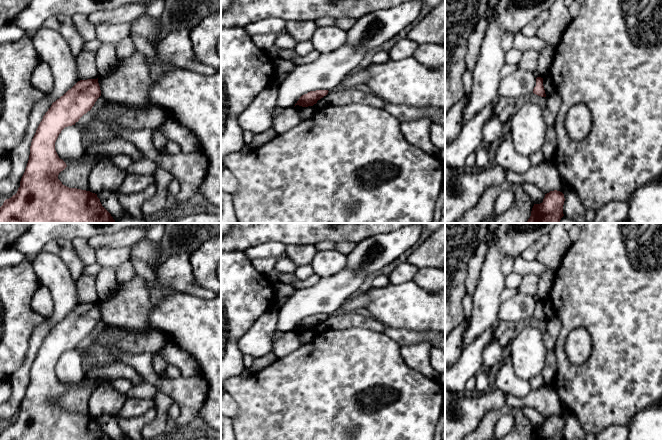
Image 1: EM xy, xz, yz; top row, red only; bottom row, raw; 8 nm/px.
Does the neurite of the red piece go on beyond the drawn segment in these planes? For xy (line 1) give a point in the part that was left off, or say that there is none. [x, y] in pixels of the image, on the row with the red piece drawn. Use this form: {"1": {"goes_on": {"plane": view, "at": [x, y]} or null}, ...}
{"1": {"goes_on": null}}

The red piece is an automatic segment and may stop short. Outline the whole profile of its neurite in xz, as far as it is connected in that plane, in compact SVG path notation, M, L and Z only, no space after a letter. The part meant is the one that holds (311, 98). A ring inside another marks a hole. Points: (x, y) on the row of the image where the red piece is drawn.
M316 90L316 91L310 91L307 94L302 95L299 100L297 101L296 105L302 106L302 107L308 107L313 106L317 103L318 100L323 98L328 94L328 90Z

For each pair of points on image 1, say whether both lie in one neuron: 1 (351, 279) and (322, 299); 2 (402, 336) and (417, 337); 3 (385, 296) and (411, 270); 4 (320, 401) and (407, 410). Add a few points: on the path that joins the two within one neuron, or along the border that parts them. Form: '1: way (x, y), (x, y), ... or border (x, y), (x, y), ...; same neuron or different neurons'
1: way (344, 283), (329, 294); same neuron
2: way (406, 337), (413, 337); same neuron
3: border (413, 279), (399, 284), (390, 284); different neurons
4: way (342, 401), (363, 415), (377, 415), (385, 410); same neuron

